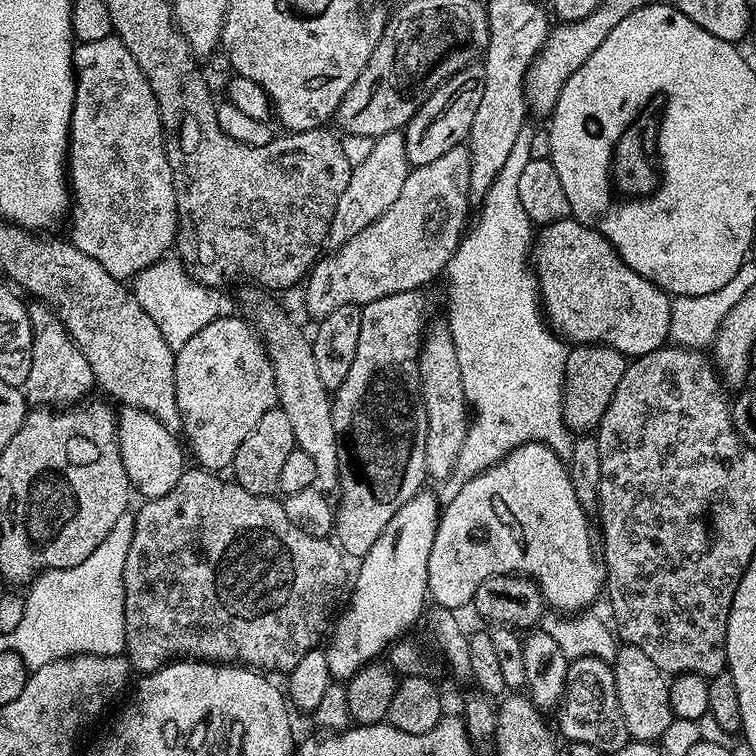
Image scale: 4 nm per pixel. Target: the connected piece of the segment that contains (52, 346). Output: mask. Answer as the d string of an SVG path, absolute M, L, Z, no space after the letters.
M29 303L28 317L32 327L32 361L30 374L26 374L22 391L29 405L51 406L56 410L79 405L87 397L84 395L96 384L94 374L90 370L90 362L86 362L86 354L78 350L66 326L49 304Z

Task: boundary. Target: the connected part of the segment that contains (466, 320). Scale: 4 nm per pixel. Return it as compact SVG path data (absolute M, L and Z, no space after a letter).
M524 123L518 130L518 138L510 150L502 170L490 182L484 199L479 201L480 213L476 221L460 238L460 244L450 258L448 276L448 318L446 325L452 334L454 353L458 356L462 372L462 390L465 391L470 423L465 442L457 456L450 480L453 485L464 484L480 472L485 472L515 448L523 444L548 444L550 450L561 458L572 454L573 433L569 432L562 418L564 375L566 358L570 348L551 327L546 326L540 302L540 285L536 279L534 264L530 257L534 252L534 225L518 198L518 181L530 156L531 139L537 129Z

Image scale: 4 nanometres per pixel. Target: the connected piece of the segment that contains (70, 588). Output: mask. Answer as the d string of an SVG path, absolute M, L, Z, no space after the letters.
M125 514L114 522L114 530L82 562L73 568L52 568L32 581L26 592L26 614L7 647L15 650L31 669L41 668L69 656L119 656L126 648L126 618L124 617L124 563L130 554L135 515Z

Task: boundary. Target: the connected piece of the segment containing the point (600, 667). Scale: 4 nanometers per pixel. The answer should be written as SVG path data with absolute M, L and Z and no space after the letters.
M579 656L569 663L566 670L564 696L558 701L560 708L560 732L565 741L594 746L602 754L615 754L622 745L629 743L626 722L618 706L618 694L614 686L614 674L605 660Z

